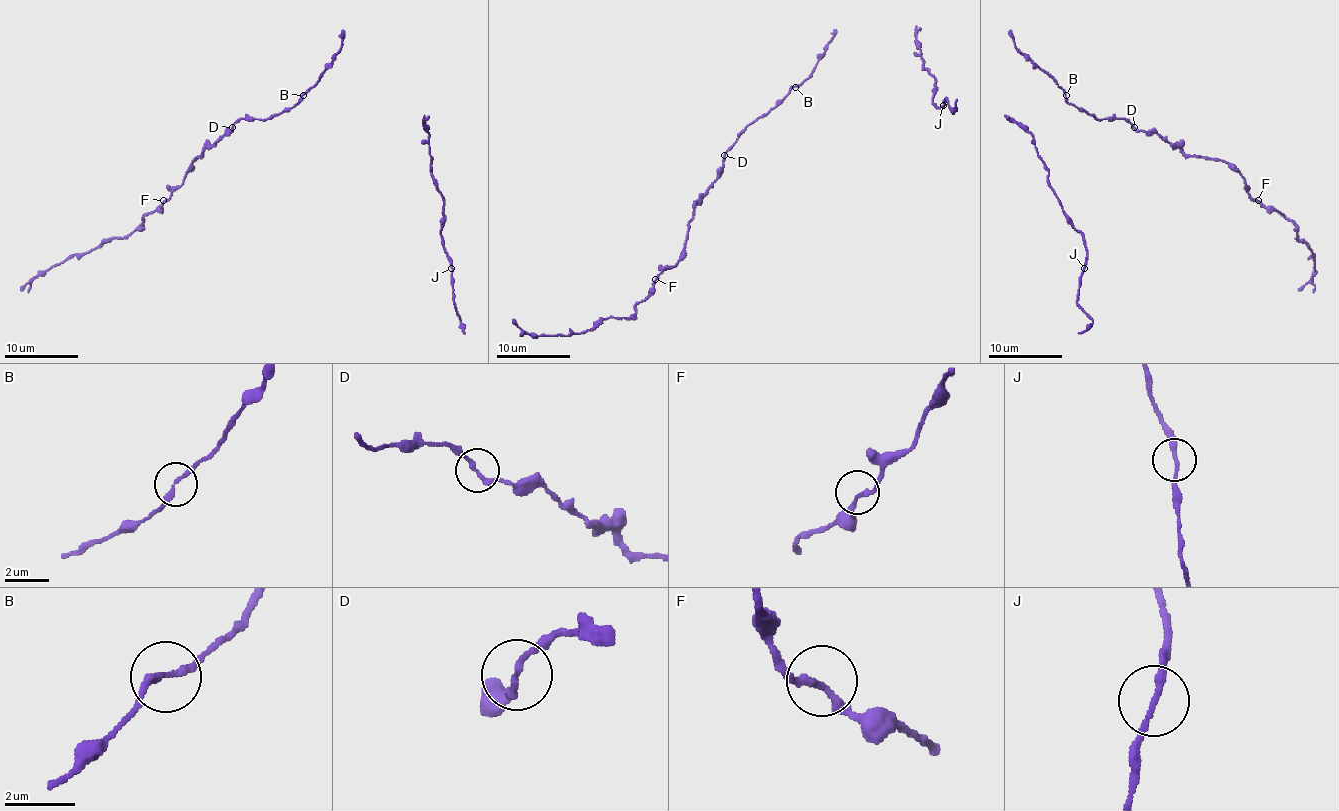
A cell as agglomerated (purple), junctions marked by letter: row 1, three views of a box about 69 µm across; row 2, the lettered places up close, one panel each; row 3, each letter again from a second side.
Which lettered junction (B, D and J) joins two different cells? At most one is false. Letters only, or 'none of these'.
none of these

